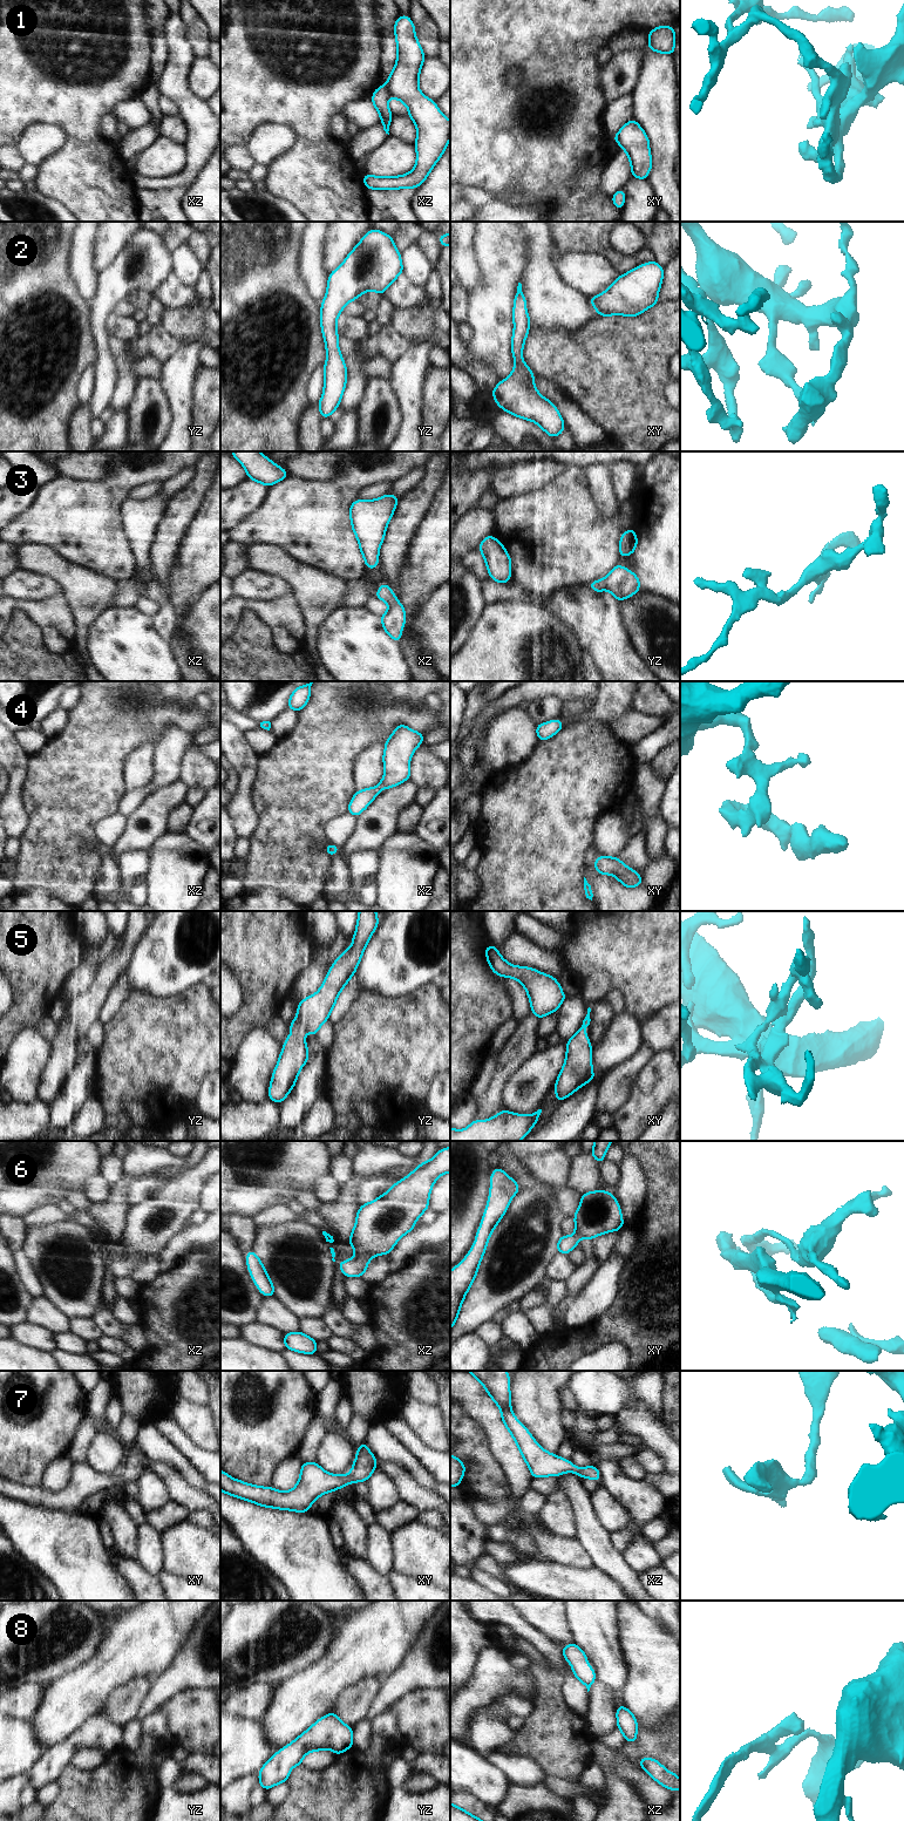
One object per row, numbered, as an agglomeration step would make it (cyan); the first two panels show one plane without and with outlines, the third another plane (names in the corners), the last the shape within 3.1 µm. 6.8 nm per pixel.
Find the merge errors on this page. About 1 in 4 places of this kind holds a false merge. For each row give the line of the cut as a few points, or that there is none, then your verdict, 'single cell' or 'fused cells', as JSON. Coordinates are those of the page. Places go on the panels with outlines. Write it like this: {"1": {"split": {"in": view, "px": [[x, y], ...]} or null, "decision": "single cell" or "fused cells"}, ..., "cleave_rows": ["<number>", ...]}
{"1": {"split": {"in": "xz", "px": [[386, 85], [389, 96]]}, "decision": "fused cells"}, "2": {"split": null, "decision": "single cell"}, "3": {"split": null, "decision": "single cell"}, "4": {"split": null, "decision": "single cell"}, "5": {"split": null, "decision": "single cell"}, "6": {"split": null, "decision": "single cell"}, "7": {"split": null, "decision": "single cell"}, "8": {"split": null, "decision": "single cell"}, "cleave_rows": ["1"]}

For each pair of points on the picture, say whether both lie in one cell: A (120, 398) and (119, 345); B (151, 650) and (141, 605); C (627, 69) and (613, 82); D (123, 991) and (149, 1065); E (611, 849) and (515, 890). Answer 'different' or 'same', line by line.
A: same
B: different
C: same
D: different
E: different

